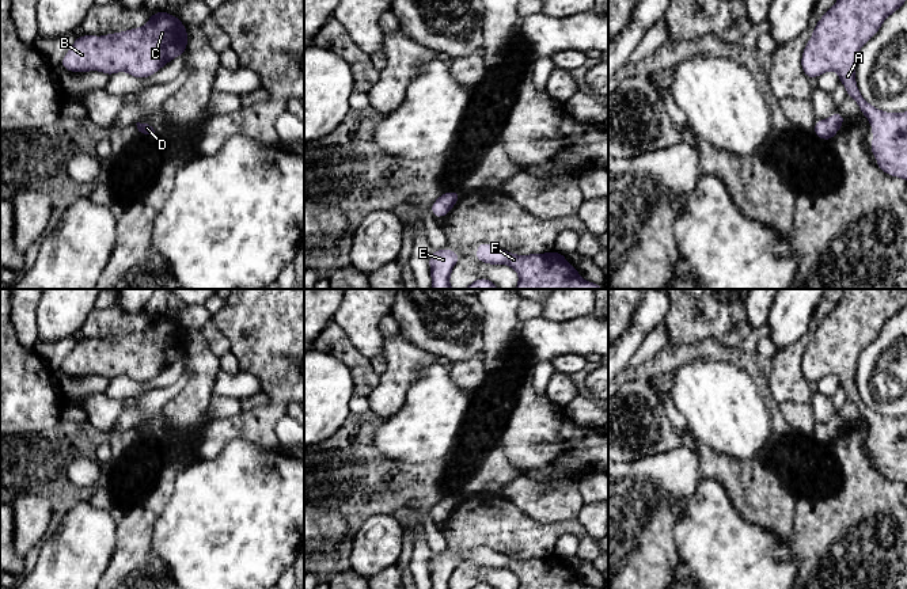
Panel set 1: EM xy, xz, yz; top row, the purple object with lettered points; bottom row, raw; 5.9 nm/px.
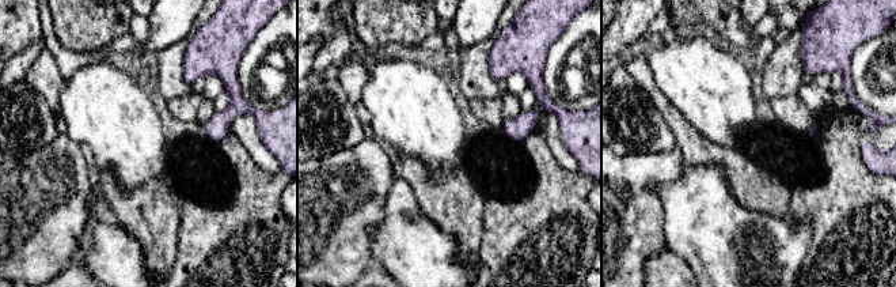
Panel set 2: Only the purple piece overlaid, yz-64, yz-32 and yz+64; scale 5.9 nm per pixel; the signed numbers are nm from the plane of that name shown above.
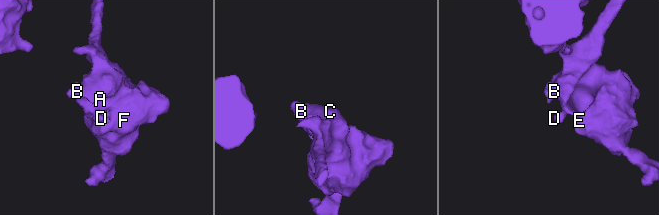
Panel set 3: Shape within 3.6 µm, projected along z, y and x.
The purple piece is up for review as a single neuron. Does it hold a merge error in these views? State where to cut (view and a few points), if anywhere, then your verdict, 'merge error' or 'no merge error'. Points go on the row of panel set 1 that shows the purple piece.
no cut; no merge error

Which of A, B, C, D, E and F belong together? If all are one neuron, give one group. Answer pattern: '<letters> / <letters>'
A B C D E F

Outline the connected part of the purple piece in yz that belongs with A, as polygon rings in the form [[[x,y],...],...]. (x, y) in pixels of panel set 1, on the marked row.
[[[836,0],[836,3],[824,12],[816,23],[811,39],[807,42],[801,54],[801,69],[808,79],[817,79],[827,71],[834,71],[839,75],[840,83],[847,91],[847,96],[857,102],[861,113],[868,118],[872,125],[873,140],[870,151],[878,162],[877,168],[891,176],[903,178],[907,180],[907,111],[906,113],[888,113],[868,103],[861,95],[855,81],[855,62],[861,48],[877,34],[884,20],[896,12],[907,0]]]

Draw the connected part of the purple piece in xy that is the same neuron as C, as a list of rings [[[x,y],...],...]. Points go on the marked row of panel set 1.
[[[162,11],[137,28],[102,37],[77,37],[60,65],[69,72],[99,71],[107,76],[126,72],[145,79],[187,49],[187,28],[179,18]]]

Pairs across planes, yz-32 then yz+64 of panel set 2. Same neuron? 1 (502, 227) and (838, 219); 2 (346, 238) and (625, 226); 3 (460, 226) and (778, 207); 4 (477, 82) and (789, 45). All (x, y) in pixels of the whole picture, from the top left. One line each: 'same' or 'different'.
1: same
2: same
3: same
4: same

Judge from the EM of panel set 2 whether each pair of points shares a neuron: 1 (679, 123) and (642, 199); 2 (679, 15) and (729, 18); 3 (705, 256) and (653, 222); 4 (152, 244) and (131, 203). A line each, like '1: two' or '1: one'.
1: two
2: one
3: two
4: one

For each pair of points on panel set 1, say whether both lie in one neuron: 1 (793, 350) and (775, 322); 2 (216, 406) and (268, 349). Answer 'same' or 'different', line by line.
1: different
2: different

